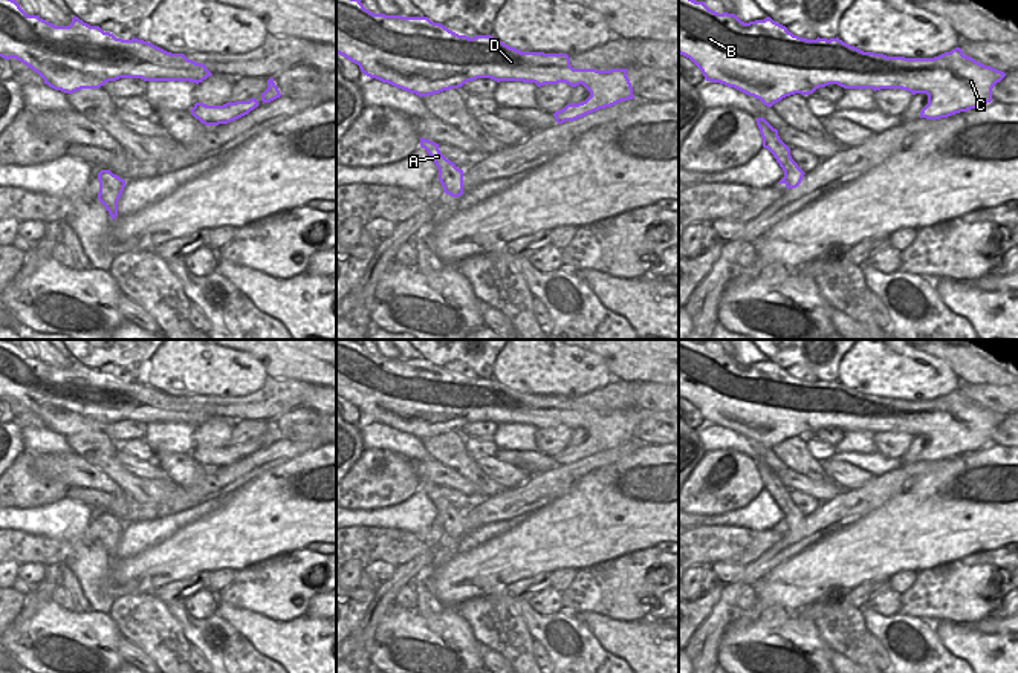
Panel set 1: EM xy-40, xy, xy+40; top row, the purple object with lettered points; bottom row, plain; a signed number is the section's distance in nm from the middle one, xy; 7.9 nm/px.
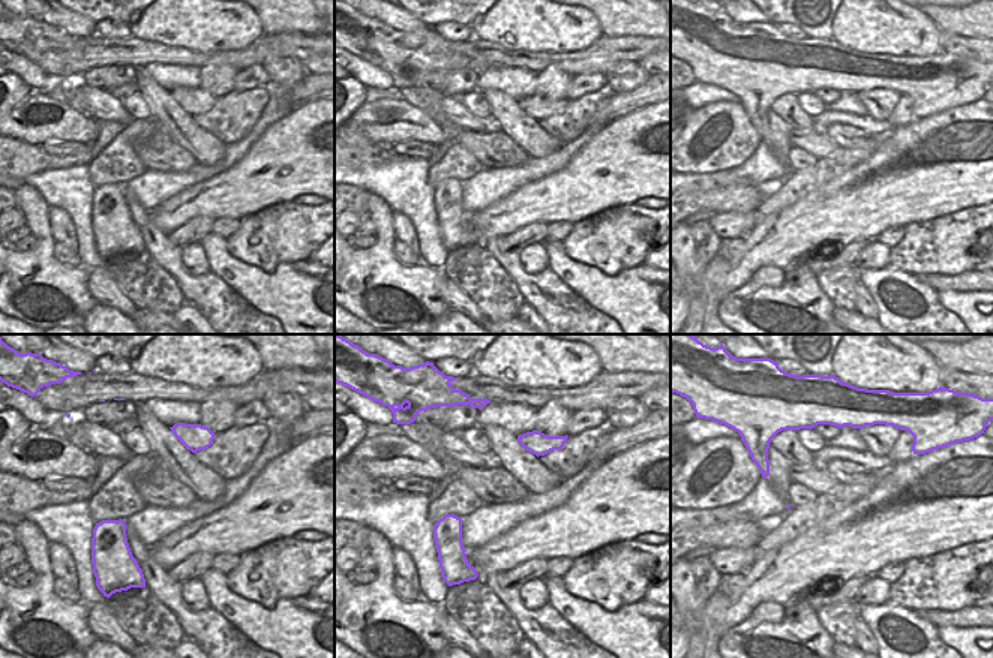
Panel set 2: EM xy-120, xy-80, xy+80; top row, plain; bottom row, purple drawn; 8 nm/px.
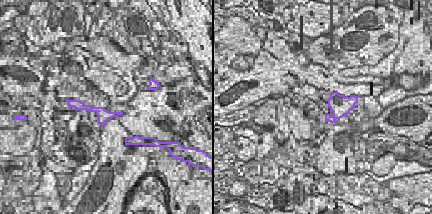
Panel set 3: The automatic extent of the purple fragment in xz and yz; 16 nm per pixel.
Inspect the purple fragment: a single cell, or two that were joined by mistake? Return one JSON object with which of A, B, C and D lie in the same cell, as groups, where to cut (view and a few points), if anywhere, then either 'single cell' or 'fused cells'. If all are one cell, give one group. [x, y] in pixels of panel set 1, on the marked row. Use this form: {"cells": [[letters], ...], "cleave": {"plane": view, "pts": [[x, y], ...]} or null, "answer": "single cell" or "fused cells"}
{"cells": [["A", "B", "C", "D"]], "cleave": null, "answer": "single cell"}

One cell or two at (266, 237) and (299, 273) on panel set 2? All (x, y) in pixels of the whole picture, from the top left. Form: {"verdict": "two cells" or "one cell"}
{"verdict": "two cells"}

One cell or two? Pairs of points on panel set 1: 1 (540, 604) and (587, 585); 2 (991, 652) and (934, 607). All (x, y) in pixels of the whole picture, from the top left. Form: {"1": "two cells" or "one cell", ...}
{"1": "two cells", "2": "two cells"}

